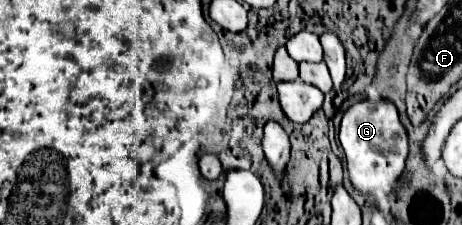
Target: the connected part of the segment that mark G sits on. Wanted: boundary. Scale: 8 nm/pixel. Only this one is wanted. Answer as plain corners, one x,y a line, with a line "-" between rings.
364,99
354,103
342,117
340,143
346,153
346,165
354,187
362,193
382,189
386,195
390,195
400,171
404,171
404,159
408,155
408,135
398,119
394,103
390,99

